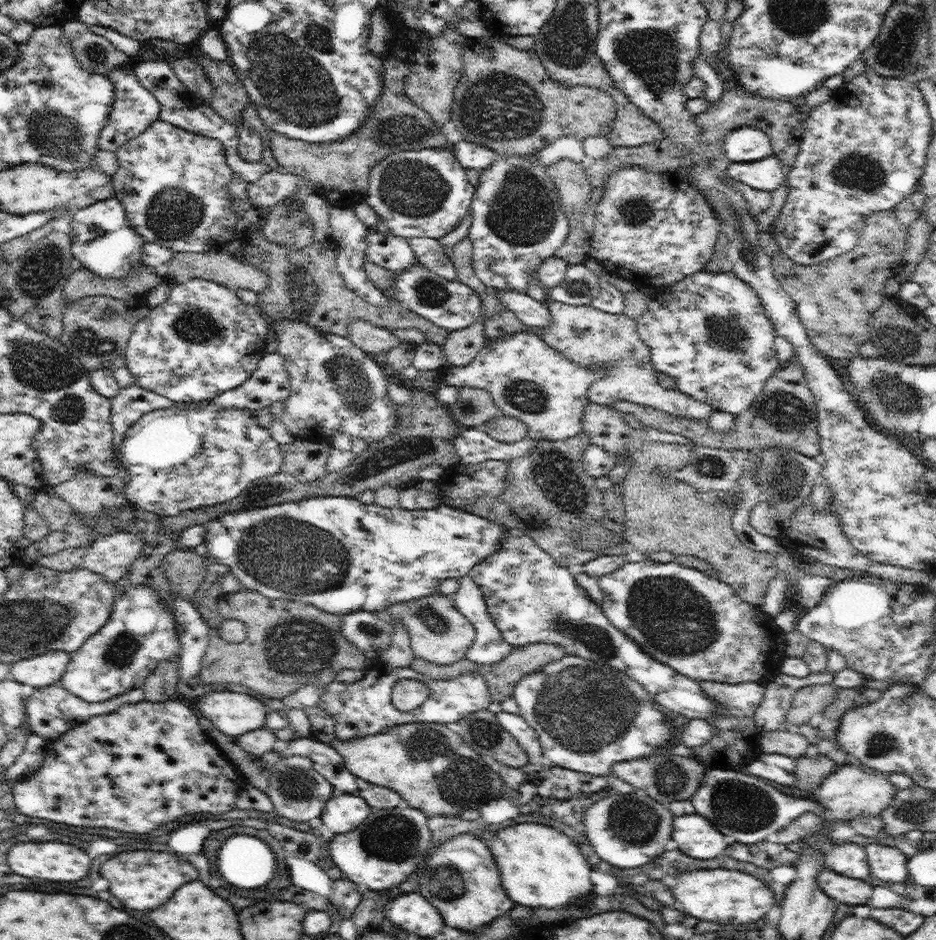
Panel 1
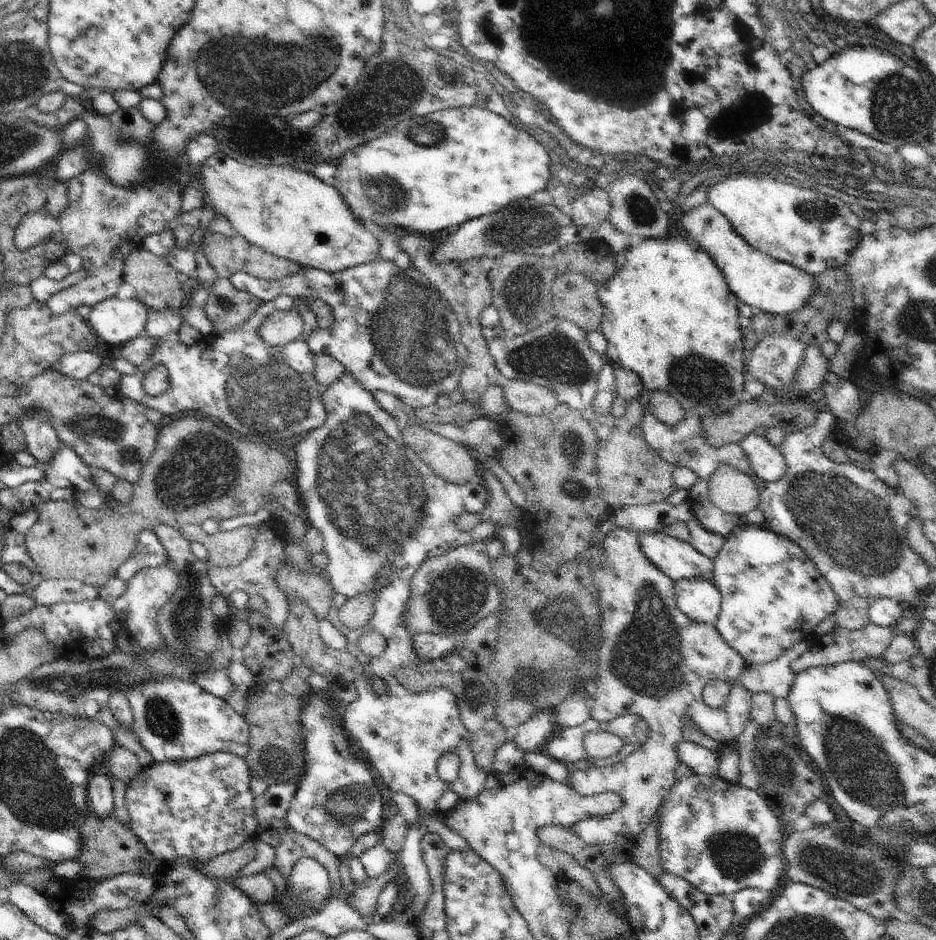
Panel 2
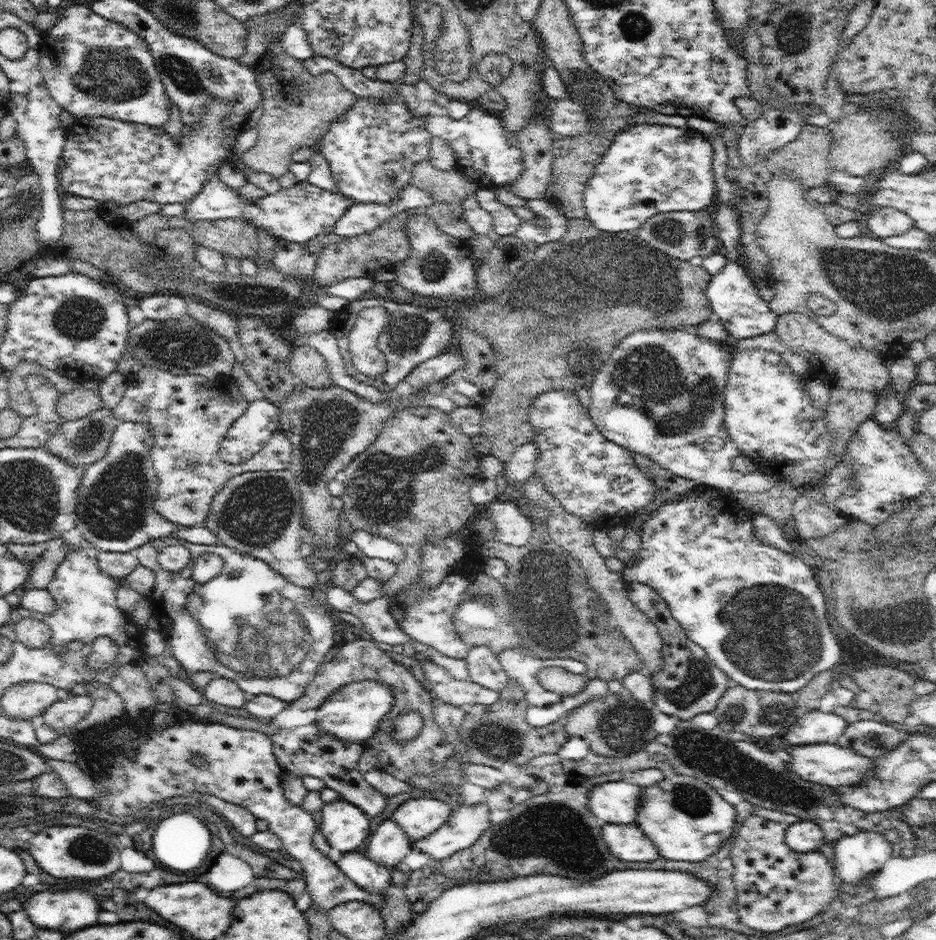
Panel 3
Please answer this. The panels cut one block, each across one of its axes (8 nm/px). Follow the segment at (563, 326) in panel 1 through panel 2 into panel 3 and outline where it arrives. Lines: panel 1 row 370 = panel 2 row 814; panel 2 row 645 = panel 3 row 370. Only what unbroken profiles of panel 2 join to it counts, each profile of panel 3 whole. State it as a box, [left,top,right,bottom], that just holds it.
[589,325,778,492]

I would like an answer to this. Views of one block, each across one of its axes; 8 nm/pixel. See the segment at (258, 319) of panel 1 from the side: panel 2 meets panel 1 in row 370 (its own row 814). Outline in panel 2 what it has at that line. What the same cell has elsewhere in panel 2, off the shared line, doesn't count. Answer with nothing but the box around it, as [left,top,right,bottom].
[124,752,256,862]

